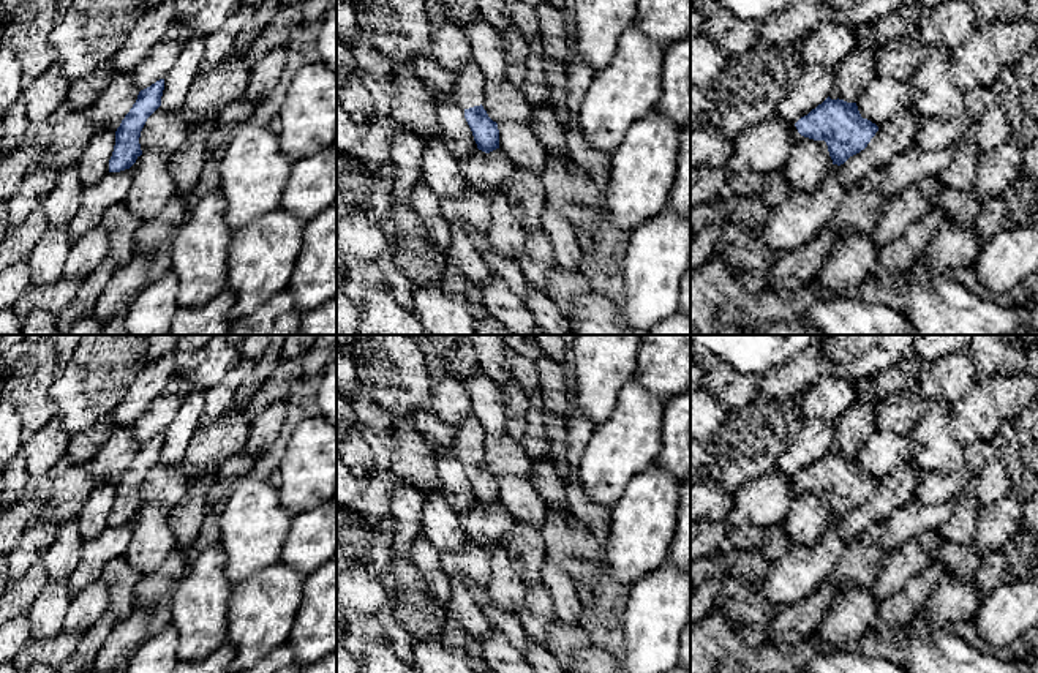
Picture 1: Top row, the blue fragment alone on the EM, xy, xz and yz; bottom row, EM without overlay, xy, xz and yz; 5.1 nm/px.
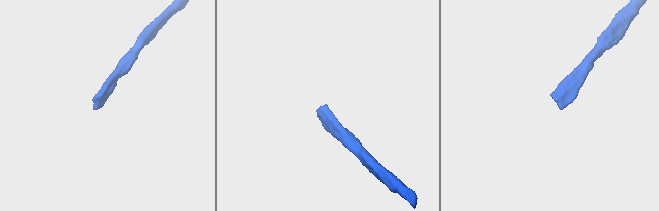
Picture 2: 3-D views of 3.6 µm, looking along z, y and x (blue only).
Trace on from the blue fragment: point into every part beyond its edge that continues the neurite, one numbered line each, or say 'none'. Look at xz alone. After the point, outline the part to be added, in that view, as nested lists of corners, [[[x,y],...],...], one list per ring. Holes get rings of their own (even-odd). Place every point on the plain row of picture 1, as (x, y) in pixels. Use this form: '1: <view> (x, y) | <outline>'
1: xz (470, 435) | [[[469,415],[455,428],[455,447],[453,455],[461,463],[480,460],[483,453],[485,431],[480,422]]]

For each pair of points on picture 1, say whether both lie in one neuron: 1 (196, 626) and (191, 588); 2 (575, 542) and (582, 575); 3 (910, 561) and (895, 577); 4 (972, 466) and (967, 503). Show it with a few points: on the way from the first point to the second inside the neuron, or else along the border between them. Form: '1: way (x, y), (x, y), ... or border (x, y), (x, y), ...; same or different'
1: way (196, 616), (196, 597); same
2: way (575, 550), (582, 556), (582, 567); same
3: way (907, 564), (898, 574); same
4: border (962, 492), (955, 498); different

